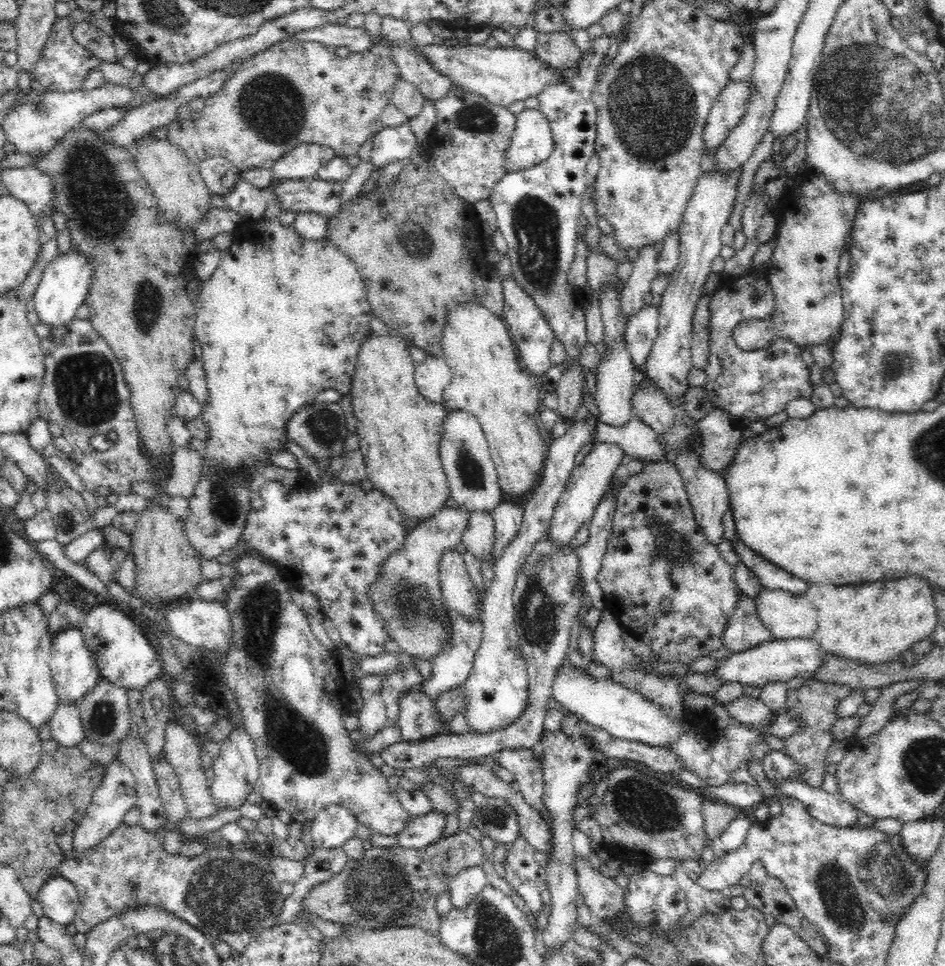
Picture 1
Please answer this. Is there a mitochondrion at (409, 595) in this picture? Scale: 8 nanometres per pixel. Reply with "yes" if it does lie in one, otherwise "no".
yes

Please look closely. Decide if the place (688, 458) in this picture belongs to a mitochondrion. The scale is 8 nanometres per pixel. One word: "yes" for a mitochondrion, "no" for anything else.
no

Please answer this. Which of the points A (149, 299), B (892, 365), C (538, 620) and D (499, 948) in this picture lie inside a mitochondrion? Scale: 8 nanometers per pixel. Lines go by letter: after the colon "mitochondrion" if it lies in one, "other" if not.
A: mitochondrion
B: mitochondrion
C: mitochondrion
D: mitochondrion

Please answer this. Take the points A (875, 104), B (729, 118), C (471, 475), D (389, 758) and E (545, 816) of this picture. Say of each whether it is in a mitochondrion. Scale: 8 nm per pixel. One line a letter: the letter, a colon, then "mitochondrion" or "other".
A: mitochondrion
B: other
C: mitochondrion
D: other
E: other

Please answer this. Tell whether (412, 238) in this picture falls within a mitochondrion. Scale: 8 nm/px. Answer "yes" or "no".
yes

